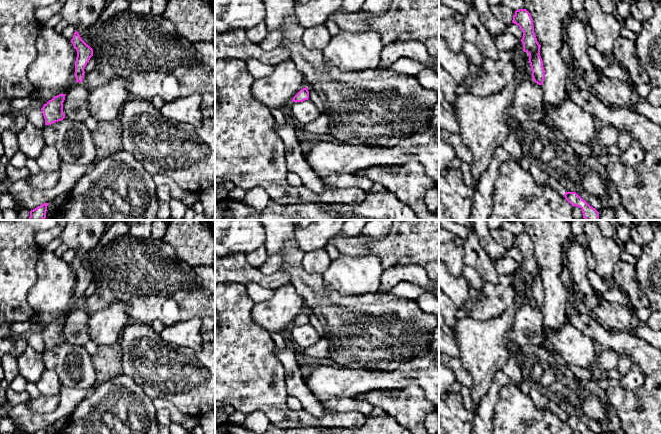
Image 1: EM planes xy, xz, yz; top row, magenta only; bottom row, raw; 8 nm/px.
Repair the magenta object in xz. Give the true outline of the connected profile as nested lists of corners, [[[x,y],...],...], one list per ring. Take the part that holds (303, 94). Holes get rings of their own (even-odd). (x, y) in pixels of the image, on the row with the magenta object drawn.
[[[307,87],[301,89],[292,99],[292,102],[303,102],[309,99],[309,91]]]

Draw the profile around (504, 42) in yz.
[[[509,34],[502,35],[494,39],[495,46],[499,51],[510,51],[511,46],[517,45],[521,40],[516,37],[511,37]]]

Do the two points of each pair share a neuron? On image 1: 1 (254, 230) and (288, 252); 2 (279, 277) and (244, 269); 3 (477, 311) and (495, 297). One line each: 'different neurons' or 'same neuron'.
1: different neurons
2: same neuron
3: same neuron

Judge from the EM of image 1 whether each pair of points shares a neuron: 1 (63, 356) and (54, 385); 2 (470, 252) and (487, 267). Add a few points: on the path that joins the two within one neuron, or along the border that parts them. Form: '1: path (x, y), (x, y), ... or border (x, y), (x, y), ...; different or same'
1: border (45, 368), (51, 369), (56, 373), (62, 386); different
2: path (474, 255), (483, 264); same

